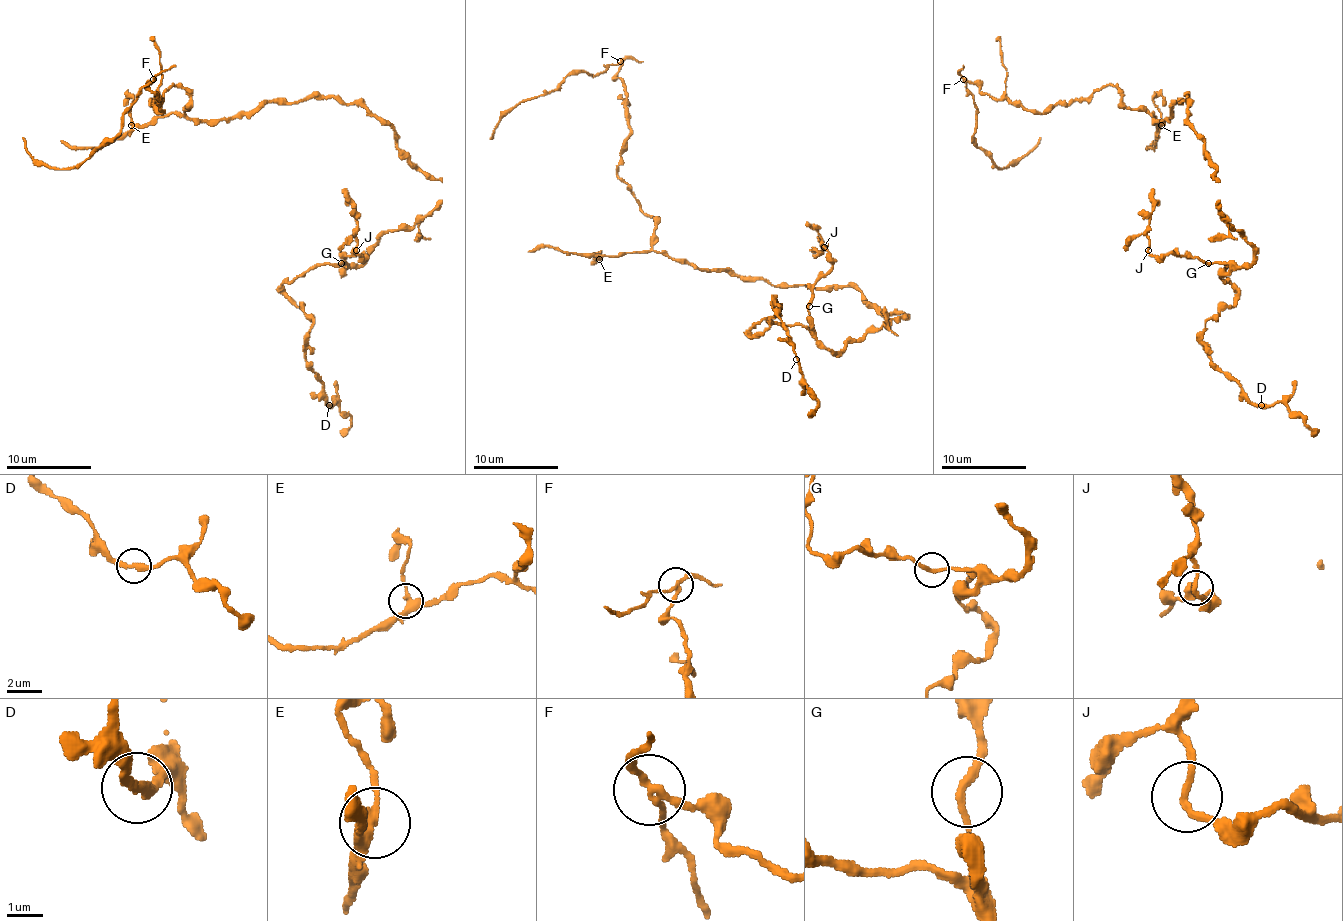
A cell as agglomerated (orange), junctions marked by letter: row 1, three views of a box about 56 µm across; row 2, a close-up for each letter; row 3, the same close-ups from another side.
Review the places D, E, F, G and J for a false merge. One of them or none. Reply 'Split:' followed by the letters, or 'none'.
Split: F

